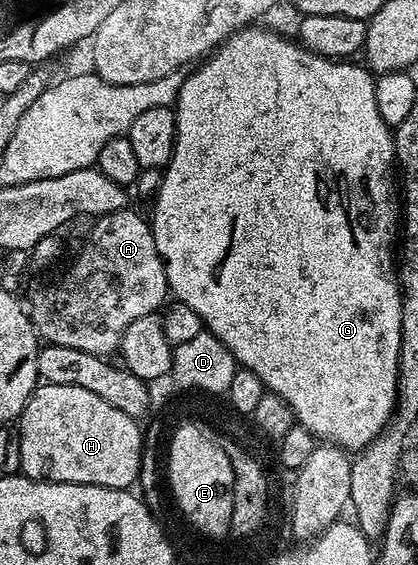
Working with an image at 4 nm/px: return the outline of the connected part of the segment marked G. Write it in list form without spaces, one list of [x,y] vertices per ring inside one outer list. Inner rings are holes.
[[[253,24],[243,30],[236,30],[231,37],[225,39],[216,50],[212,51],[196,67],[197,71],[186,73],[185,83],[177,97],[175,113],[177,115],[177,139],[175,148],[168,166],[164,167],[165,175],[163,184],[159,188],[156,198],[152,199],[153,218],[153,239],[159,256],[165,261],[165,275],[169,281],[169,294],[176,301],[187,304],[195,316],[202,320],[204,329],[224,344],[233,354],[238,367],[253,370],[259,380],[263,380],[266,391],[277,394],[293,410],[294,419],[300,425],[306,426],[312,434],[326,443],[336,444],[346,452],[358,452],[384,430],[393,410],[396,408],[397,400],[397,365],[399,364],[399,344],[401,343],[401,287],[399,285],[399,274],[395,269],[395,250],[393,254],[393,241],[399,238],[399,178],[395,173],[395,134],[385,123],[383,116],[379,116],[379,108],[375,105],[375,78],[364,65],[356,66],[353,60],[338,60],[335,58],[324,58],[321,54],[313,54],[301,45],[300,41],[284,38],[273,30],[264,30],[261,24]]]

